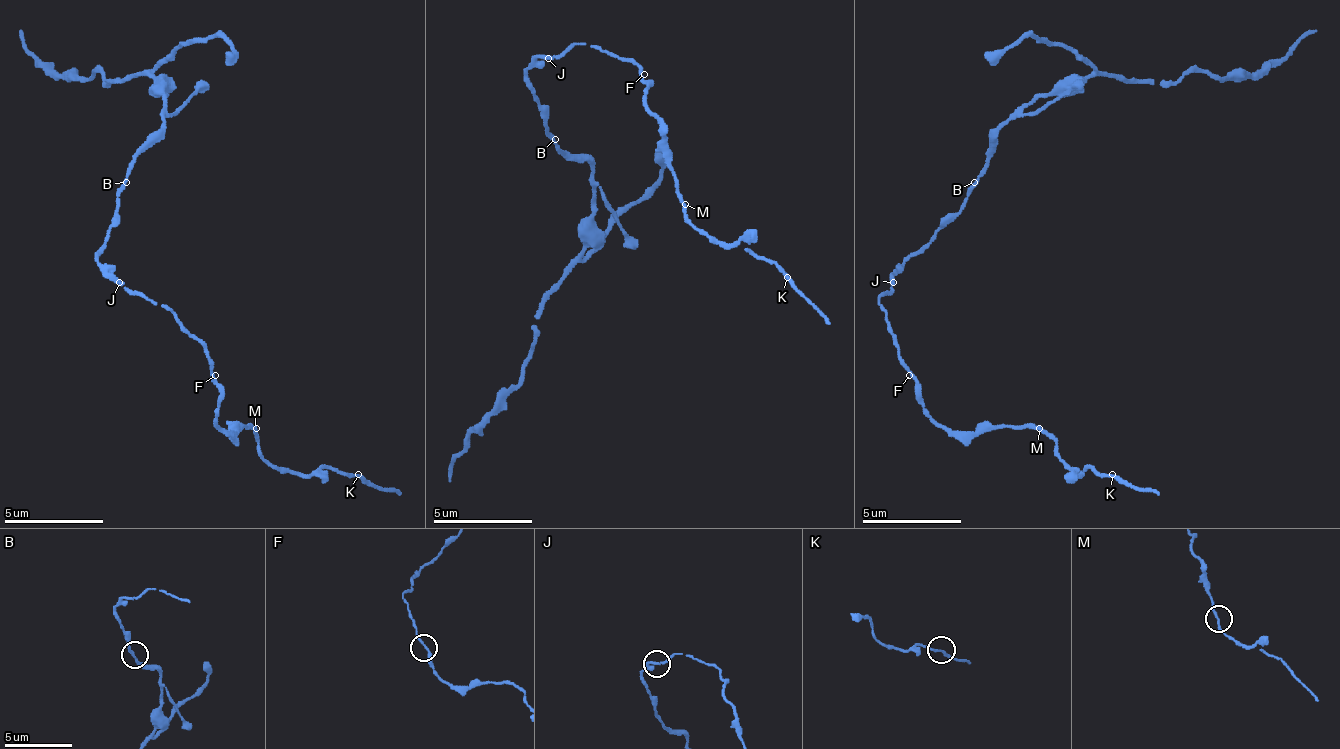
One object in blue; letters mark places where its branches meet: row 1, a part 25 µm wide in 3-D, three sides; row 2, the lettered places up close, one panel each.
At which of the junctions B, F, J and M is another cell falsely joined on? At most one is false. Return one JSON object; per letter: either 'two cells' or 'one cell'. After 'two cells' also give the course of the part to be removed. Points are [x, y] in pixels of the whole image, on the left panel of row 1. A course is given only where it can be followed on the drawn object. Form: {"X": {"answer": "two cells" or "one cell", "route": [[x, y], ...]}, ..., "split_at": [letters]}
{"B": {"answer": "one cell"}, "F": {"answer": "one cell"}, "J": {"answer": "one cell"}, "M": {"answer": "one cell"}, "split_at": []}

